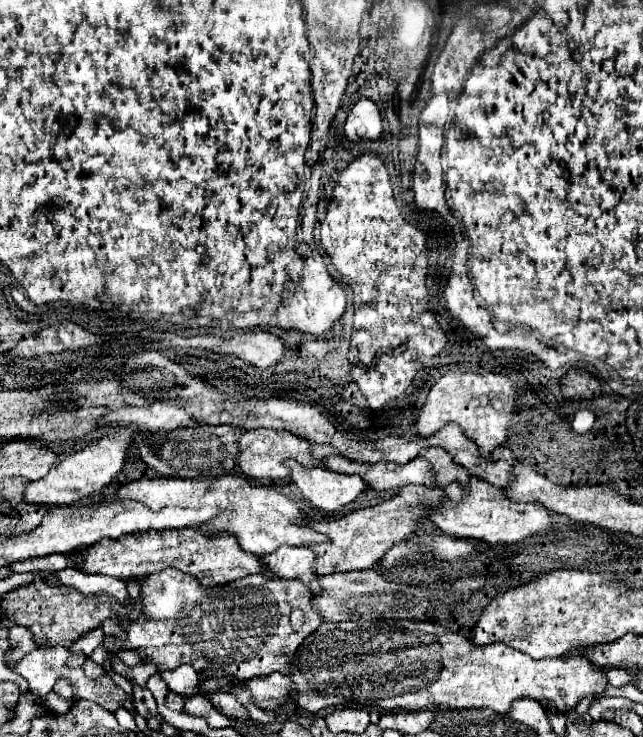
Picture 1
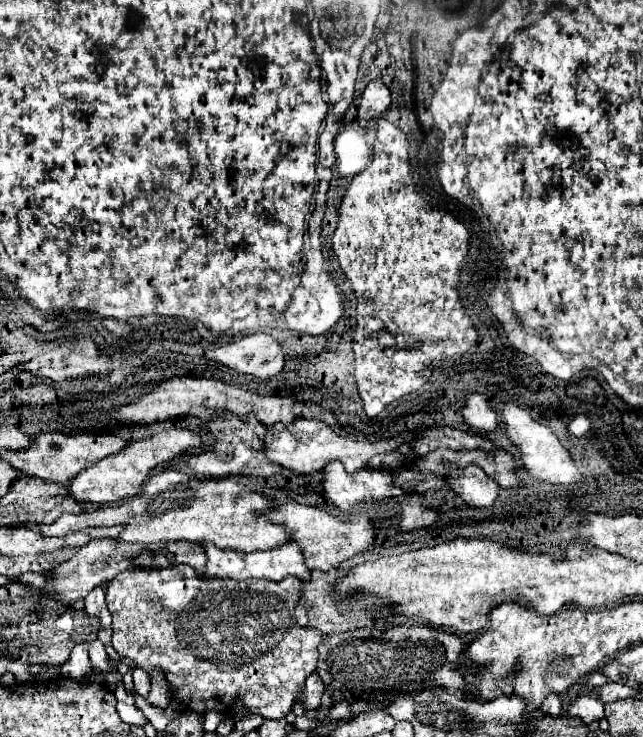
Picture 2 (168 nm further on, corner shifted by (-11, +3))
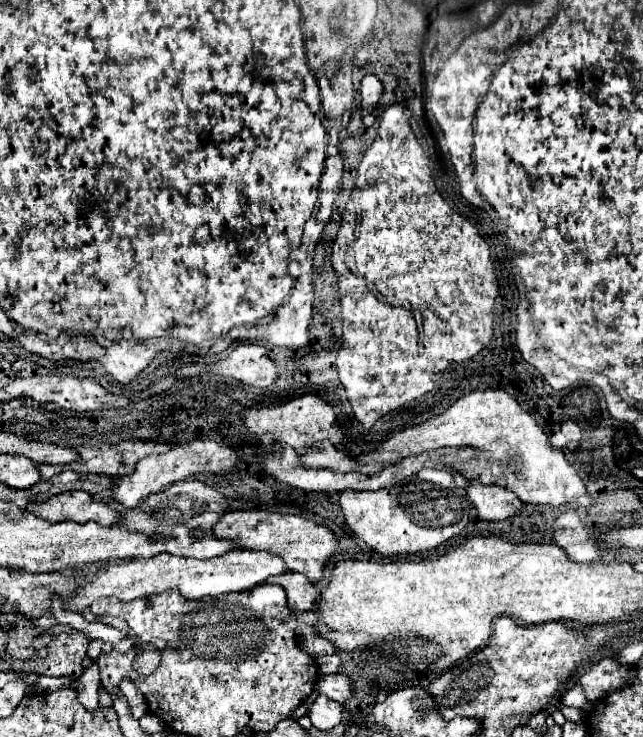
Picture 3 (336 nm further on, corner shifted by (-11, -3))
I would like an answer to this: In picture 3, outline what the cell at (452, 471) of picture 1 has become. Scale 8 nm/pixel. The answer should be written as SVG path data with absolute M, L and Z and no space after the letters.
M471 481L467 493L475 509L479 511L479 517L485 521L505 521L509 517L519 515L525 507L513 491L507 491L505 487L497 487L497 485L485 487L477 481Z

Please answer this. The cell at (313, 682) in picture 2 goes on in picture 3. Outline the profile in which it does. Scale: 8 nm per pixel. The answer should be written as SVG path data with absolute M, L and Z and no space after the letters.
M345 673L325 675L317 681L317 693L327 695L337 703L345 703L355 693L355 683Z

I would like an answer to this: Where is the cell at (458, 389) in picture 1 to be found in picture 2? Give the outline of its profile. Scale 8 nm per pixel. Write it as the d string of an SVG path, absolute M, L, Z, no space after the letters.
M483 393L465 395L461 415L463 415L463 421L477 431L491 433L497 429L497 413L493 409L491 399L487 399Z

